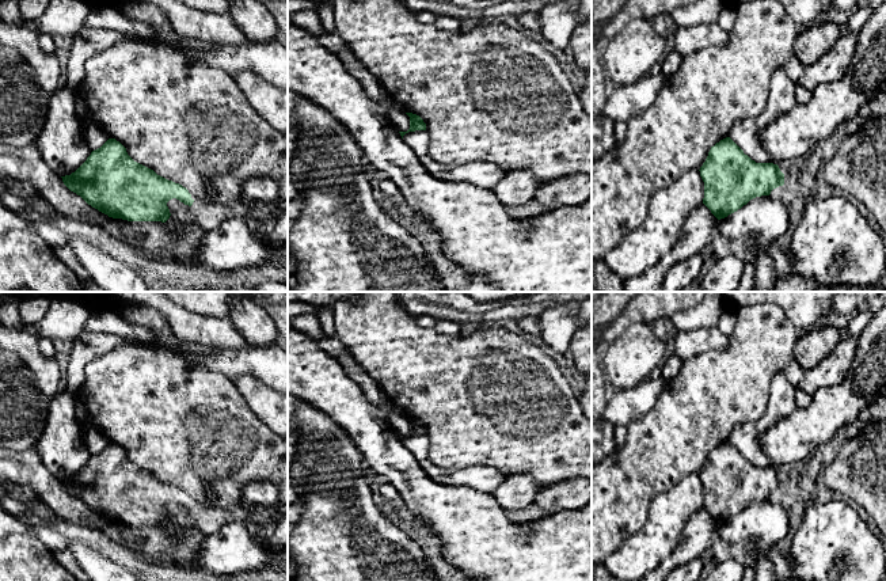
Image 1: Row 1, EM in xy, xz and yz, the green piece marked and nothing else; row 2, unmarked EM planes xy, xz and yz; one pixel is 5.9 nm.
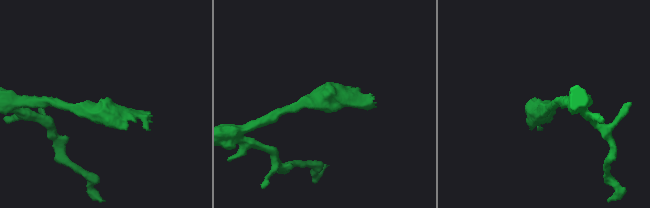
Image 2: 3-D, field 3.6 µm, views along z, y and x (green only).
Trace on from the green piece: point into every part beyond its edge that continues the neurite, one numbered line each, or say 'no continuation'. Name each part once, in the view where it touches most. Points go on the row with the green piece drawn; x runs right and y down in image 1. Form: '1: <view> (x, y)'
1: xy (209, 215)

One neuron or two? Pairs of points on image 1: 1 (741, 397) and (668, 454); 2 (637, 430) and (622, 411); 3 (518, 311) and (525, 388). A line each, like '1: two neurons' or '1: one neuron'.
1: one neuron
2: two neurons
3: two neurons

